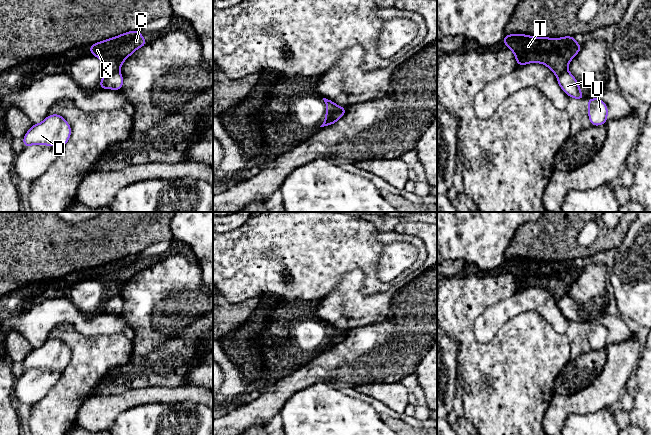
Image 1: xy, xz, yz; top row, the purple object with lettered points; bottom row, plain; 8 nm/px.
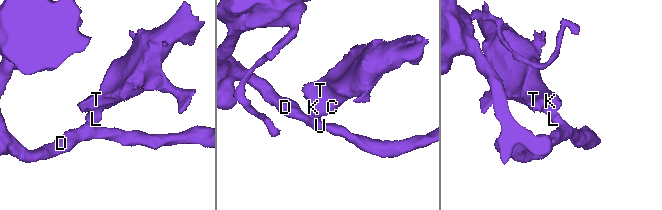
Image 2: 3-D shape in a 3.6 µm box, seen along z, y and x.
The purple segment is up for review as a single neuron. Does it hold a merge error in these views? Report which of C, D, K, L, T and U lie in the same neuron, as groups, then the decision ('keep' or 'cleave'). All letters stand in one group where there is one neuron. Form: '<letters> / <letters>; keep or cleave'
C K T / D L U; cleave

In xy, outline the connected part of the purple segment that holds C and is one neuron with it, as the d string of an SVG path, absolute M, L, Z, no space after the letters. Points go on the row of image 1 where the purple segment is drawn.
M141 30L129 31L90 45L92 56L102 61L103 77L120 71L123 62L137 49L147 44L147 40L141 36L141 33Z

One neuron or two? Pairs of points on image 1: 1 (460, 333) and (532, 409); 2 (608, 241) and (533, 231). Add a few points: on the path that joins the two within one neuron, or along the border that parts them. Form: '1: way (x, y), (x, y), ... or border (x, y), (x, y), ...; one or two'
1: way (475, 352), (513, 390); one
2: way (589, 250), (571, 250), (552, 238); one

